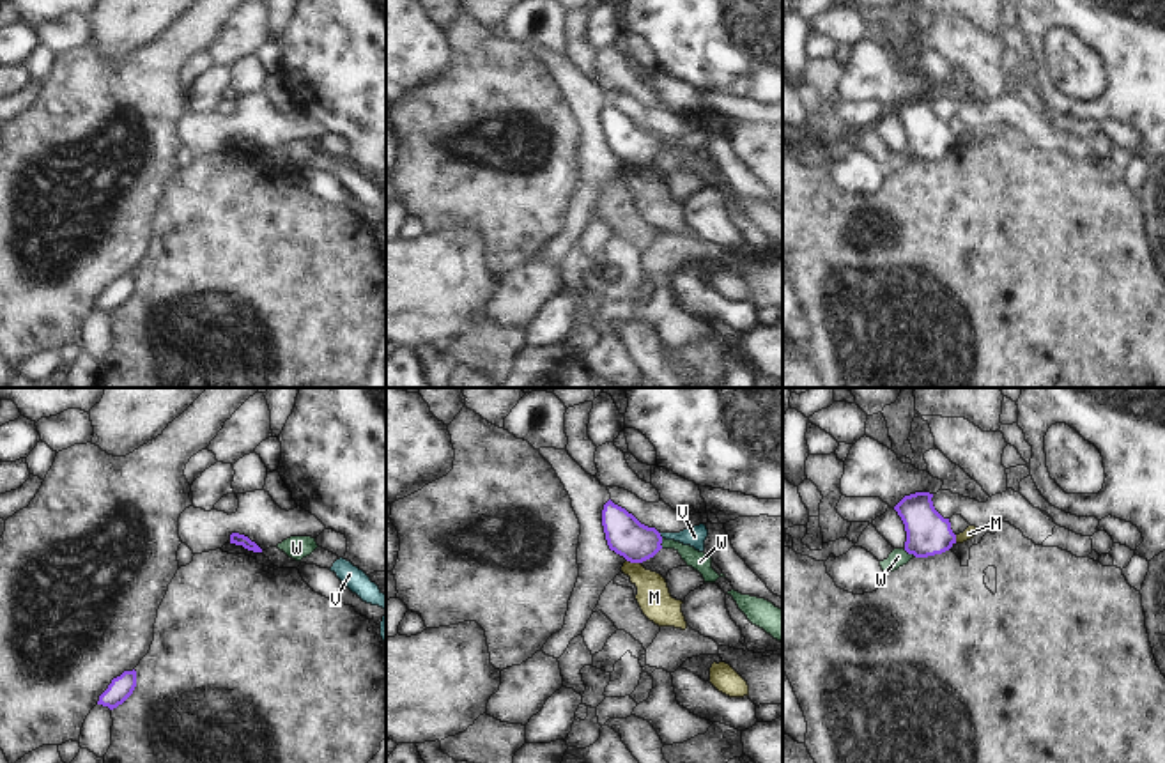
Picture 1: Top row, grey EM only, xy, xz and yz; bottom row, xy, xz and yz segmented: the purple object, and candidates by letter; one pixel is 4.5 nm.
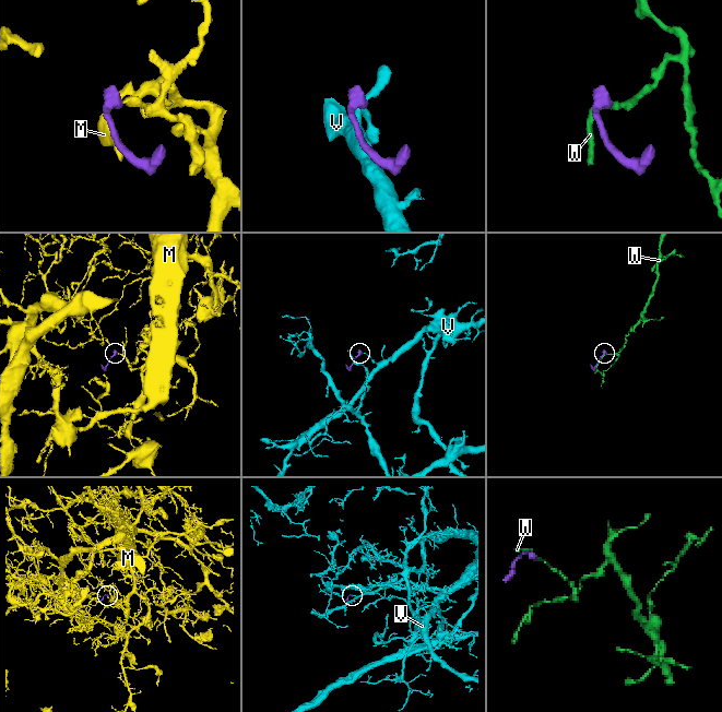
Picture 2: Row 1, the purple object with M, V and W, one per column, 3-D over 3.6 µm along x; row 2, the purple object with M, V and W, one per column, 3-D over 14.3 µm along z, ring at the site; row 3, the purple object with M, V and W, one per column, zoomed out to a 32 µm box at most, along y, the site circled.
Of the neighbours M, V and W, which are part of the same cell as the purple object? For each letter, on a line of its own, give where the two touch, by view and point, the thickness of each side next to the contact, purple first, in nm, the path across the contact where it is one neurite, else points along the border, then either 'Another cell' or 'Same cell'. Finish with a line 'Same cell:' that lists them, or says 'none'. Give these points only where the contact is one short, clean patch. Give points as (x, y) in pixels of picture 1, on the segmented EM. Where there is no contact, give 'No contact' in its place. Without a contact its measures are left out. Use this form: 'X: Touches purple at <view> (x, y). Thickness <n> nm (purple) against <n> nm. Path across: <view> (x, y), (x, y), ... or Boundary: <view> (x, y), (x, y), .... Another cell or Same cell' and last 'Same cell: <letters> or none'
M: Touches purple at xz (634, 562). Thickness 180 nm (purple) against 150 nm. Boundary: xz (627, 560), (640, 563). Another cell
V: Touches purple at xz (659, 535). Thickness 180 nm (purple) against 90 nm. Path across: xz (625, 535), (659, 535), (694, 537). Same cell
W: Touches purple at yz (910, 553). Thickness 200 nm (purple) against 80 nm. Boundary: yz (903, 549), (916, 556). Another cell
Same cell: V.

